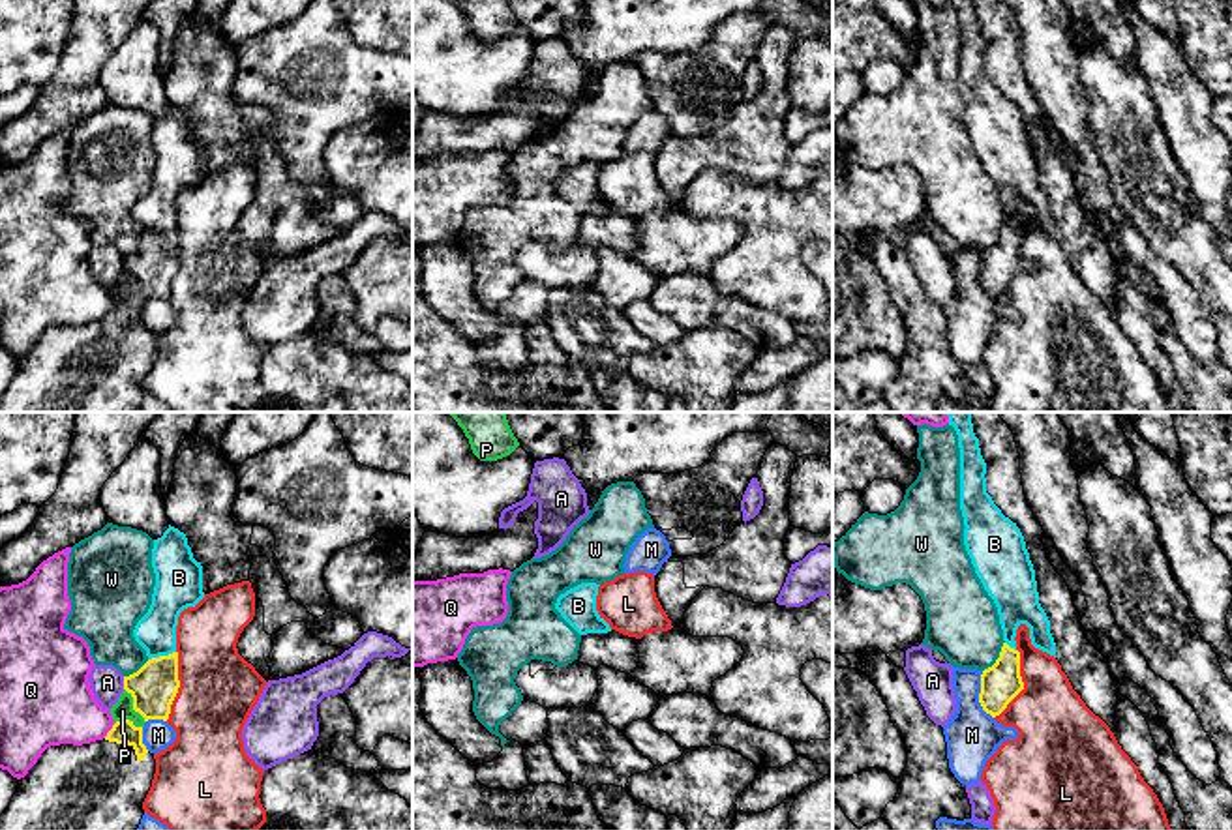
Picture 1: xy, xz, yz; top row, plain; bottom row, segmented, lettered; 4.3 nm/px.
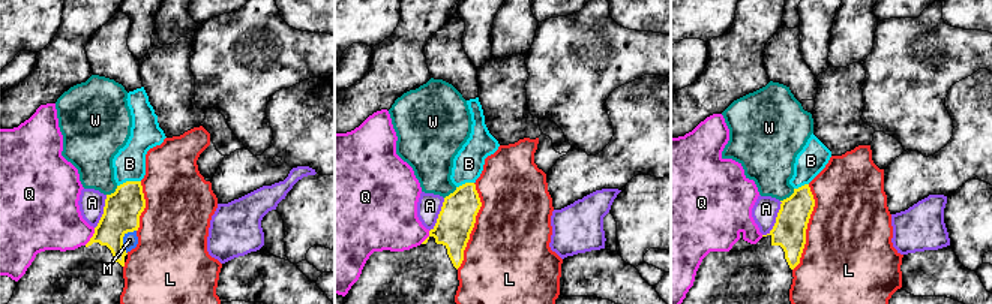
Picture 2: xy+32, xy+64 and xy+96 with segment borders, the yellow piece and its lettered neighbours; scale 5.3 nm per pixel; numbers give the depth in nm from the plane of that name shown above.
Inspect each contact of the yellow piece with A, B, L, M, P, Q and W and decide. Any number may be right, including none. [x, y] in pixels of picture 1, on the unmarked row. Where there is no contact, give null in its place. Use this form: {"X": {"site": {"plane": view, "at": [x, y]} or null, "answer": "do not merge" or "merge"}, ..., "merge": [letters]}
{"A": {"site": {"plane": "xy", "at": [124, 263]}, "answer": "do not merge"}, "B": {"site": {"plane": "xy", "at": [162, 237]}, "answer": "merge"}, "L": {"site": {"plane": "yz", "at": [1022, 265]}, "answer": "do not merge"}, "M": {"site": {"plane": "yz", "at": [979, 276]}, "answer": "do not merge"}, "P": {"site": {"plane": "xy", "at": [134, 285]}, "answer": "do not merge"}, "Q": {"site": {"plane": "xy", "at": [109, 311]}, "answer": "do not merge"}, "W": {"site": {"plane": "yz", "at": [998, 238]}, "answer": "do not merge"}, "merge": ["B"]}

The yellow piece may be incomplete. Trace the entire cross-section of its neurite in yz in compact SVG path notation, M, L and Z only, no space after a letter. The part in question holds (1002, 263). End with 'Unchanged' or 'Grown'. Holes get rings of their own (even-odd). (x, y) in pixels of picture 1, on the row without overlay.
M949 0L960 28L960 90L964 126L977 157L994 180L1003 210L996 244L981 255L979 283L992 298L1024 270L1016 210L1029 208L1031 225L1056 238L1050 200L1039 184L1035 150L1016 103L1001 94L986 73L986 43L971 0Z. Grown

